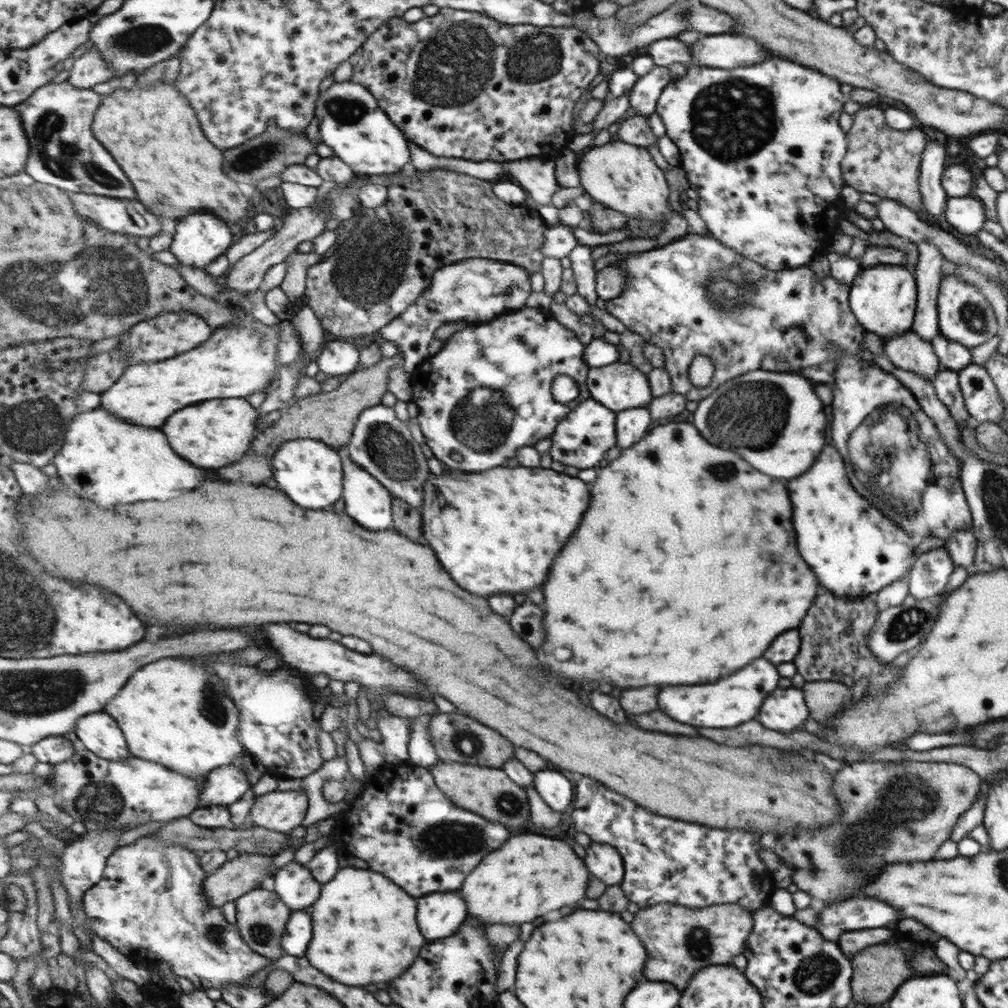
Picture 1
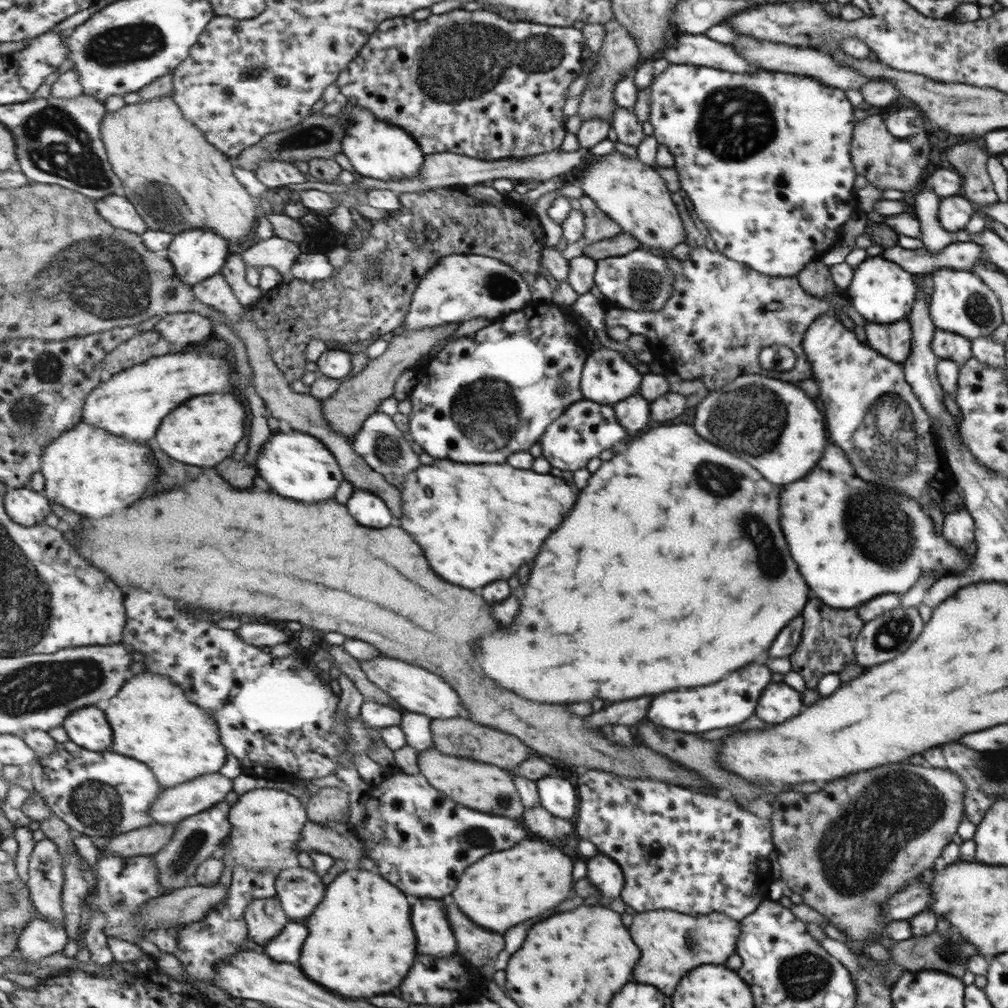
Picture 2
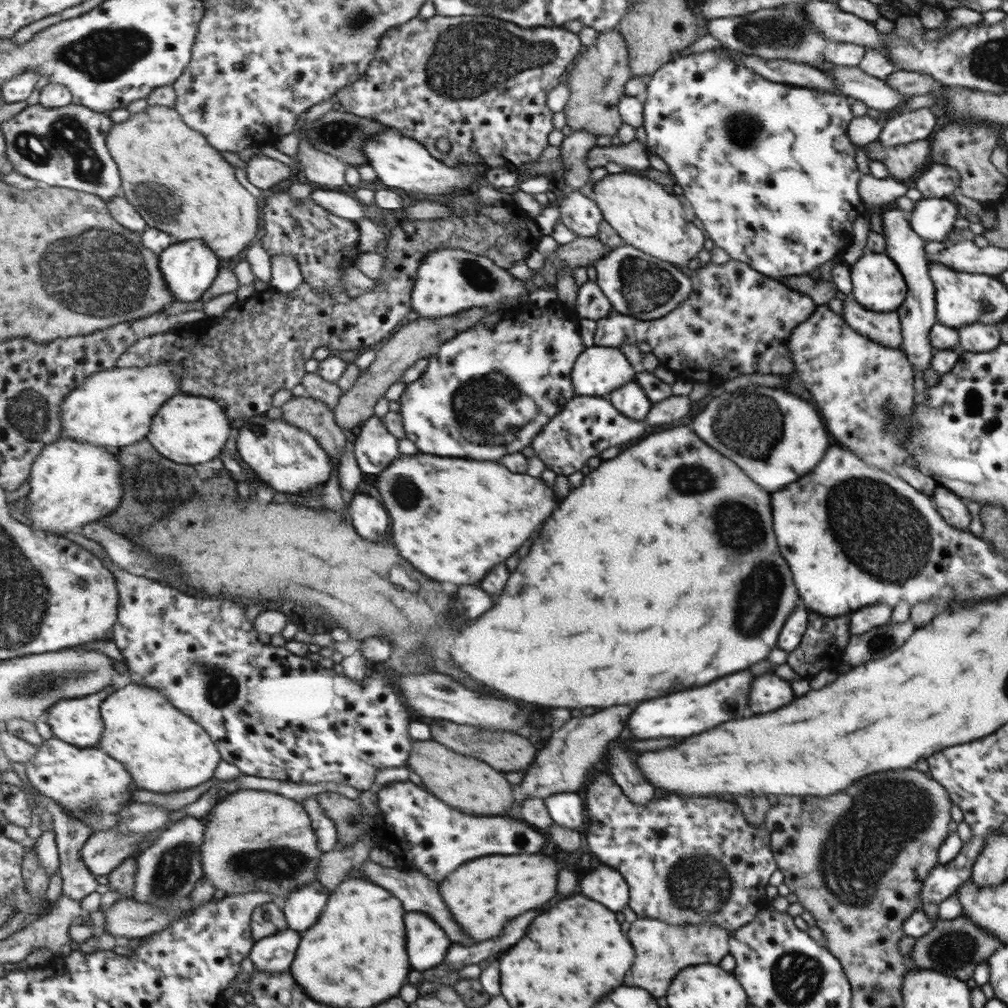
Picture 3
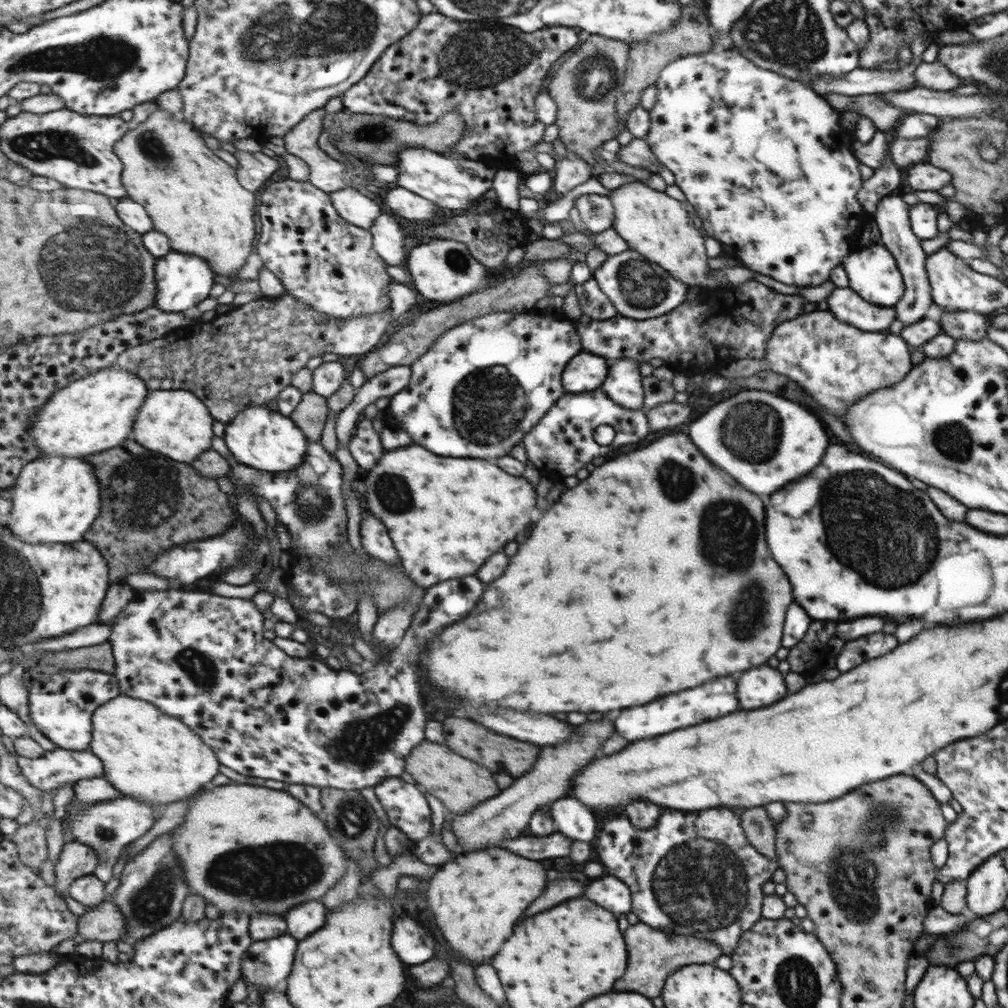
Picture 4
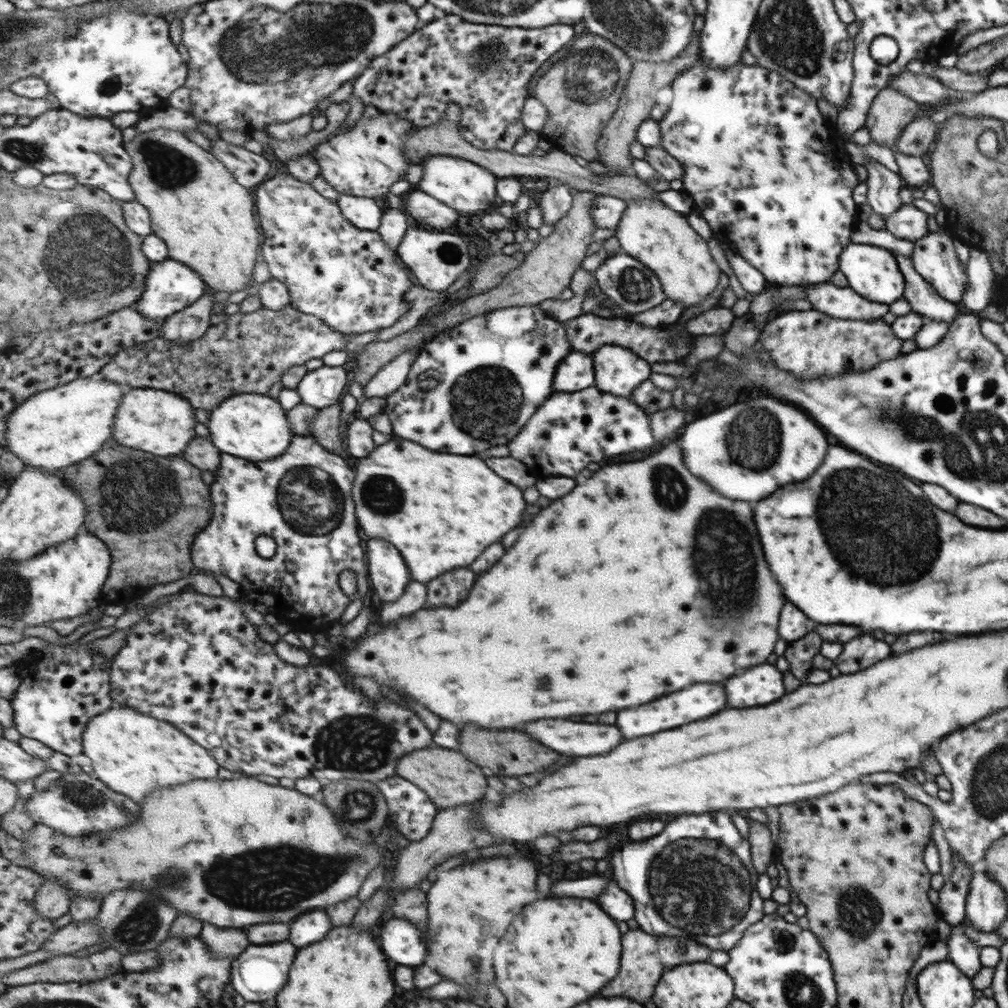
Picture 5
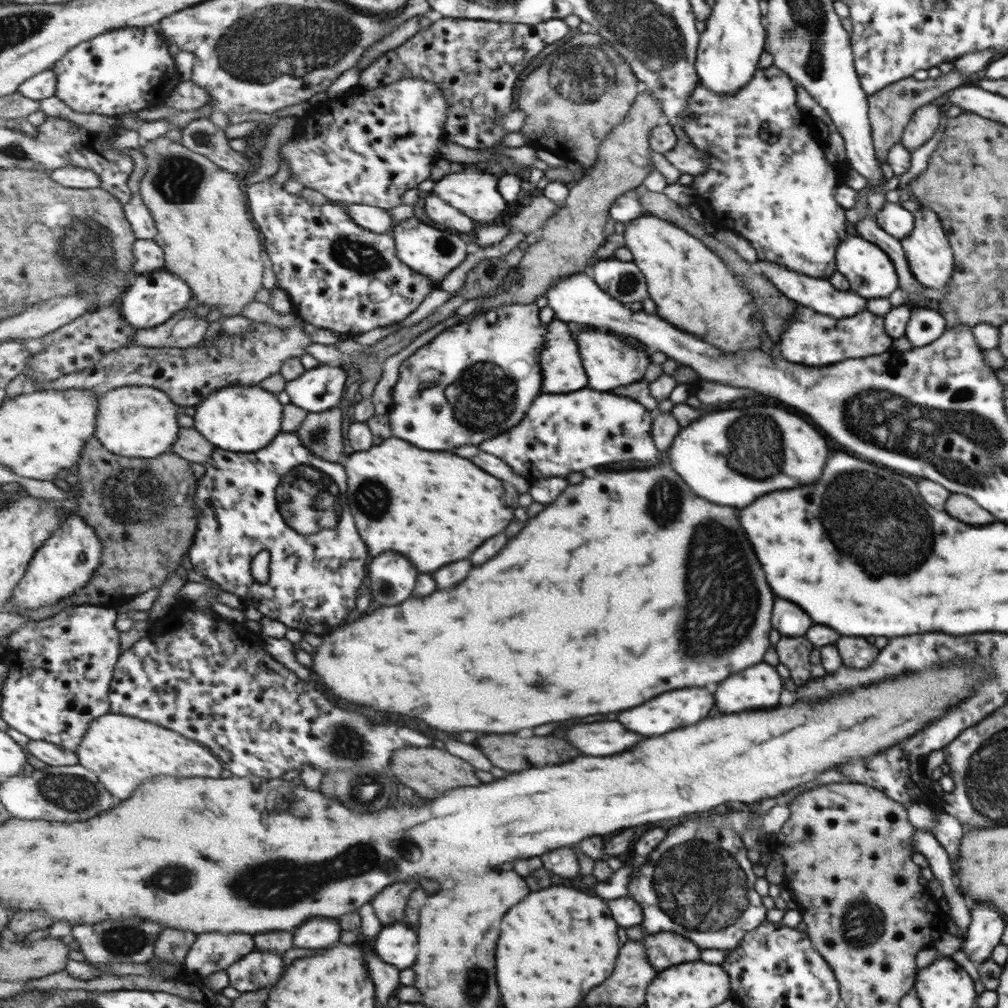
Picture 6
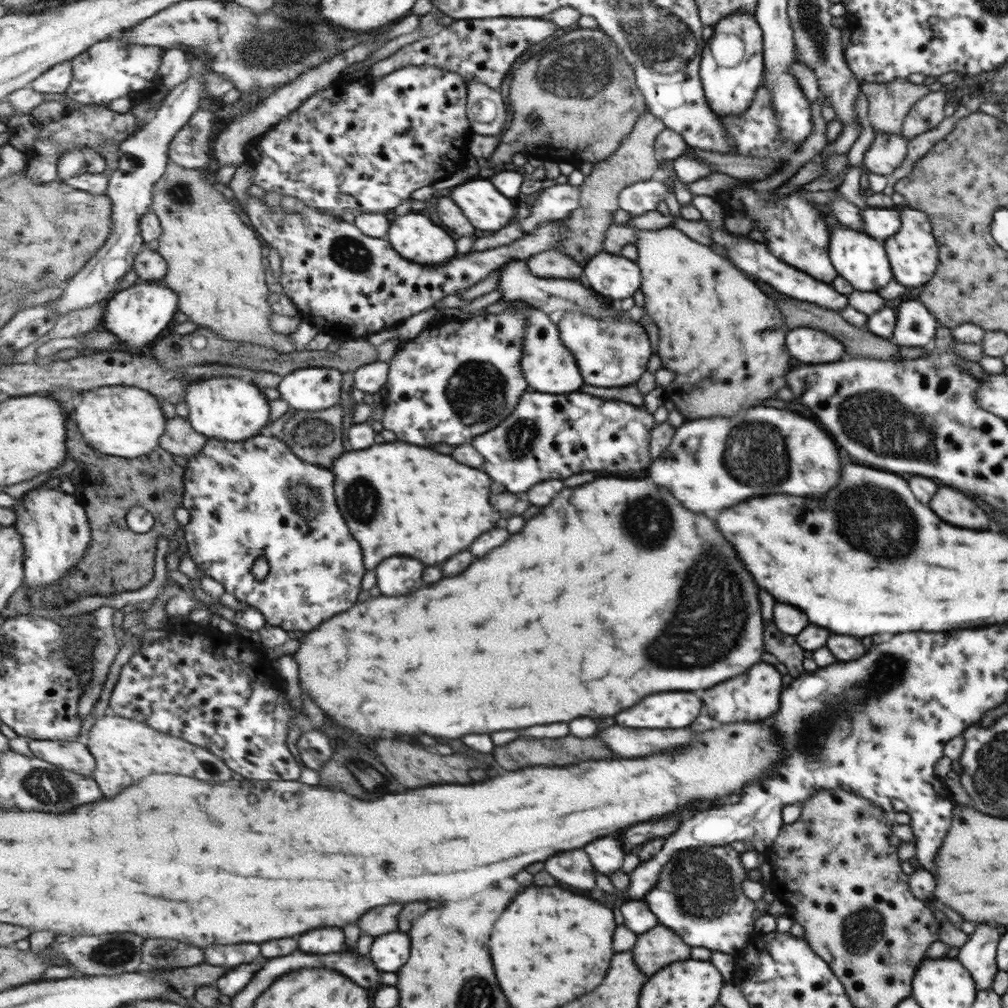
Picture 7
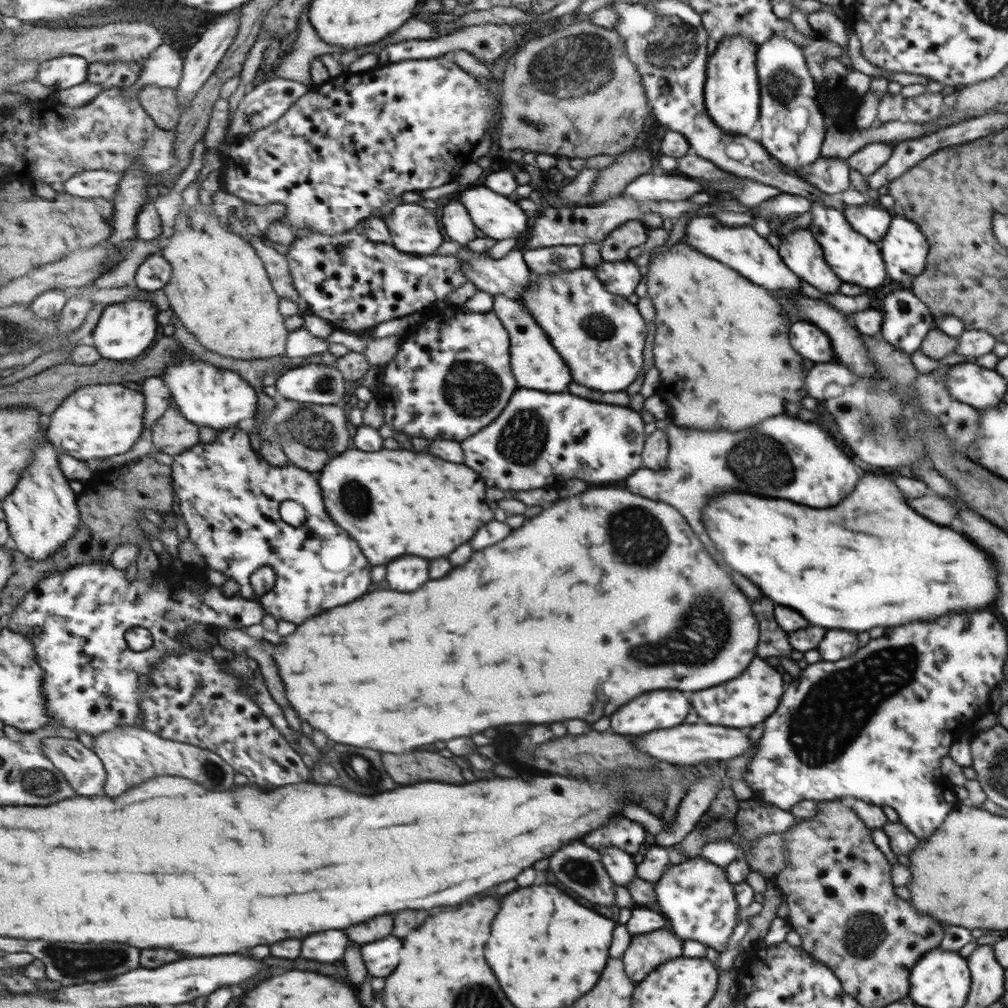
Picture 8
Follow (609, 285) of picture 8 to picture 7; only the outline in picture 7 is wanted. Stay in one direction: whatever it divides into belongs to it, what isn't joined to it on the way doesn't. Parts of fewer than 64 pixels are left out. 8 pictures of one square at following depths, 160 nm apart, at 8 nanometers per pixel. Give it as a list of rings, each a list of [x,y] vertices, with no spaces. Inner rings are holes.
[[[601,252],[584,266],[583,279],[600,296],[621,300],[640,291],[640,270],[635,262]]]

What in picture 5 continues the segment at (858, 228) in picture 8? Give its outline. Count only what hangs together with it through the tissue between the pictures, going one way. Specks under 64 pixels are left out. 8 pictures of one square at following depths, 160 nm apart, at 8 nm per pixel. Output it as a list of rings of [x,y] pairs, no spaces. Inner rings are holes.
[[[904,204],[889,214],[884,229],[895,238],[915,242],[927,235],[927,215],[913,205]]]

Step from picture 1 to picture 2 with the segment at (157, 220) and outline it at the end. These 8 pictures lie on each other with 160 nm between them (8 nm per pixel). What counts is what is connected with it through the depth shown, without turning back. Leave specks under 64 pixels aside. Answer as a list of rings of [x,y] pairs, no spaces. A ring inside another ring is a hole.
[[[125,194],[111,195],[95,201],[101,216],[104,216],[111,225],[141,236],[149,230],[147,221]]]

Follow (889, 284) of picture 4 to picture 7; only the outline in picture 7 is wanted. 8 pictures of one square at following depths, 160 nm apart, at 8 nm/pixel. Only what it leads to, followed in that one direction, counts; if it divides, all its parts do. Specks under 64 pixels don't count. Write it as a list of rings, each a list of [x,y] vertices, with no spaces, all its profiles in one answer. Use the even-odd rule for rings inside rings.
[[[839,224],[833,226],[832,239],[828,244],[828,260],[832,267],[836,268],[837,274],[846,280],[854,291],[877,293],[893,278],[892,267],[888,264],[883,244],[863,232]]]

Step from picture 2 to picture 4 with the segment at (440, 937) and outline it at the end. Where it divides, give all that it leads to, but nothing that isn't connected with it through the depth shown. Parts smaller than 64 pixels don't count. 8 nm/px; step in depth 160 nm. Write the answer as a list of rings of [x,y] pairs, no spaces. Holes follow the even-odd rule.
[[[401,918],[395,924],[393,946],[407,964],[425,964],[435,956],[435,938],[415,918]]]

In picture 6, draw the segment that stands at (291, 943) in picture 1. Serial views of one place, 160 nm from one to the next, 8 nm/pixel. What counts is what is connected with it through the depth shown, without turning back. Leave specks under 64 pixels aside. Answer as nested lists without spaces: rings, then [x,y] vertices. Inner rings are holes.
[[[255,949],[226,970],[229,986],[239,993],[255,992],[262,988],[273,988],[283,972],[285,960],[281,954],[271,954],[269,950]]]

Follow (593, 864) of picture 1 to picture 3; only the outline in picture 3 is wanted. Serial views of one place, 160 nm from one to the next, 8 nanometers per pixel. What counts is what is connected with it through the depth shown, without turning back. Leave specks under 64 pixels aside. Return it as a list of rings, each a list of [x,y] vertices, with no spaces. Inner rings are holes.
[[[603,864],[585,874],[583,894],[599,904],[605,904],[605,908],[613,908],[613,912],[628,904],[628,885],[624,877],[616,869]]]

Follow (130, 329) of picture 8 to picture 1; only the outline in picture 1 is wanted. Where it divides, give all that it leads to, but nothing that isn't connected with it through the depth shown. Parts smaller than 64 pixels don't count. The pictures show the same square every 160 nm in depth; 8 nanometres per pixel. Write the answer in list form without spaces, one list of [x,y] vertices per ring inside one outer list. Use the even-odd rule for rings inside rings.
[[[197,211],[179,220],[170,252],[179,264],[203,269],[215,258],[228,255],[233,232],[221,217]]]

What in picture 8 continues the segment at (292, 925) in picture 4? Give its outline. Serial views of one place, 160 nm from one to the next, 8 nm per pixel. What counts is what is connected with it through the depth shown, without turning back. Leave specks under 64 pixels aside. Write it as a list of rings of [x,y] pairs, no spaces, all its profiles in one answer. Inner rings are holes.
[[[327,930],[303,940],[303,956],[319,962],[337,962],[345,956],[349,938],[343,930]]]

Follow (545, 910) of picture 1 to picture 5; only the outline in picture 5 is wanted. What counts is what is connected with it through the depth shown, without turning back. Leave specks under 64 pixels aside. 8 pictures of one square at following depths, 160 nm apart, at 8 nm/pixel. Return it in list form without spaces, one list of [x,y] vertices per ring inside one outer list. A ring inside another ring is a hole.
[[[515,854],[511,858],[505,856],[497,856],[497,858],[485,858],[485,860],[477,860],[473,864],[465,864],[459,866],[451,872],[443,872],[439,874],[439,880],[433,884],[433,888],[429,890],[429,924],[431,924],[431,936],[429,936],[429,958],[433,958],[433,962],[425,962],[427,966],[433,966],[433,970],[439,972],[442,980],[455,980],[458,985],[463,984],[465,988],[477,988],[479,984],[491,984],[495,982],[495,948],[499,944],[499,940],[505,934],[497,934],[497,926],[499,932],[505,932],[511,922],[513,916],[517,916],[517,912],[521,912],[529,902],[539,900],[541,896],[537,890],[537,866],[533,862],[529,862],[523,854]]]

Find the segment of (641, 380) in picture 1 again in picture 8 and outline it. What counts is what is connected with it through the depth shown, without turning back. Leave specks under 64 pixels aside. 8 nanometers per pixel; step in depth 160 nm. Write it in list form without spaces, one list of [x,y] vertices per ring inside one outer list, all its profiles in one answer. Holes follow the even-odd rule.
[[[496,294],[492,295],[493,310],[508,328],[512,340],[512,371],[517,382],[525,388],[537,388],[543,392],[567,392],[573,374],[569,372],[569,366],[565,364],[563,356],[553,346],[552,337],[537,322],[532,312],[519,300],[511,296]]]

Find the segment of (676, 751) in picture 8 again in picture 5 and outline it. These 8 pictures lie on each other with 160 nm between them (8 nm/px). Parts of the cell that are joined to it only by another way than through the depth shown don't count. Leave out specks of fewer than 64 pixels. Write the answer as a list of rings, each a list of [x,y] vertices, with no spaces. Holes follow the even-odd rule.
[[[537,720],[523,724],[523,732],[543,742],[545,746],[569,754],[569,756],[591,756],[603,754],[621,742],[621,734],[615,726],[587,724],[571,720]]]

